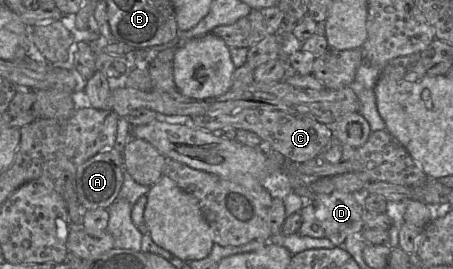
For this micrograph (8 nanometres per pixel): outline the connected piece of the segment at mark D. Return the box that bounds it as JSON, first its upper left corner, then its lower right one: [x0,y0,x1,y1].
[307,191,365,247]

